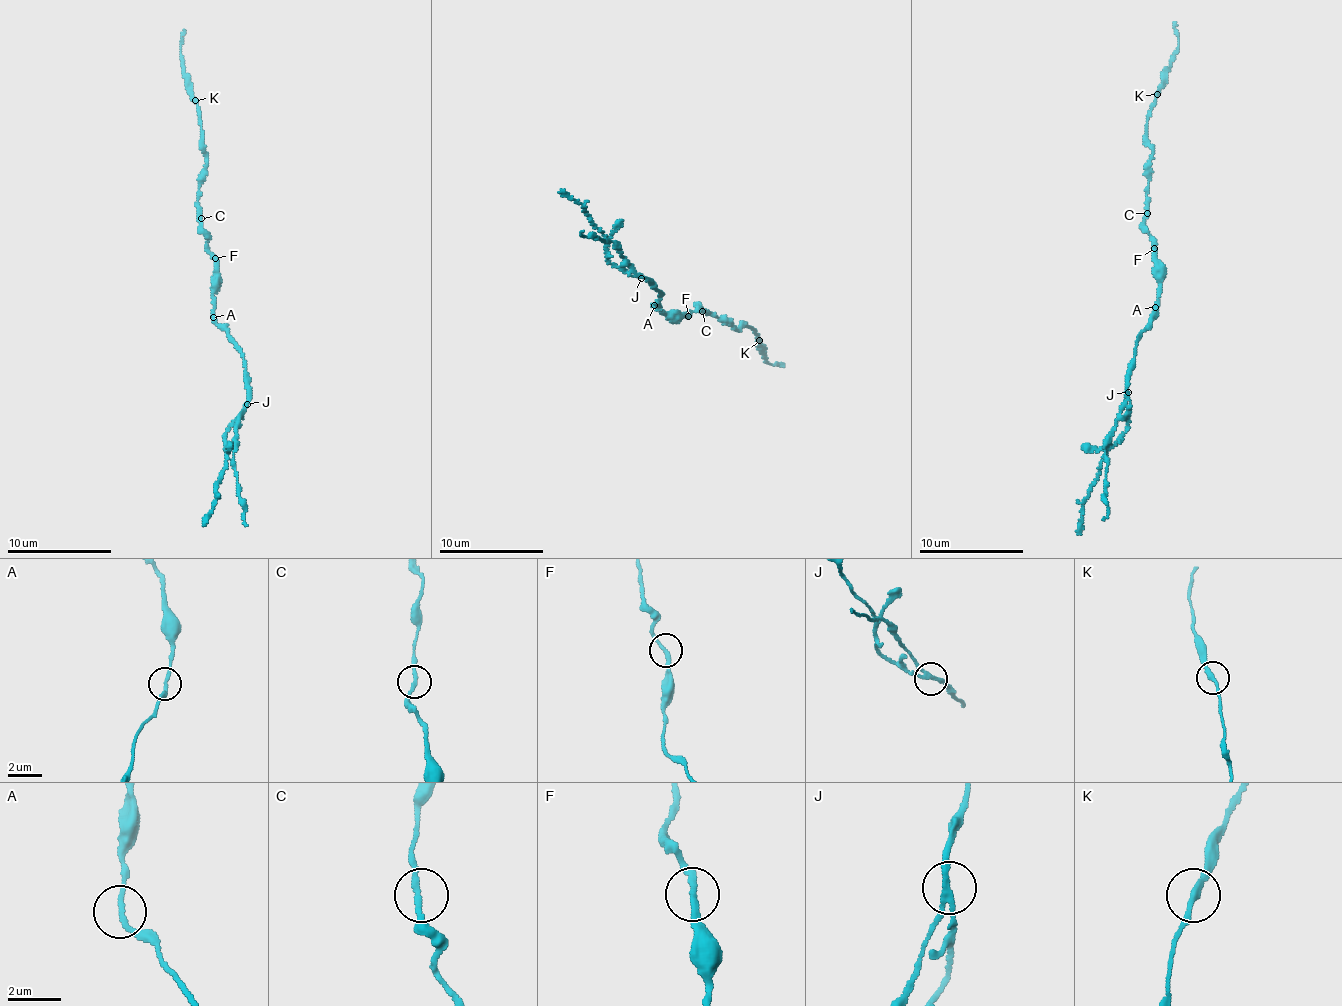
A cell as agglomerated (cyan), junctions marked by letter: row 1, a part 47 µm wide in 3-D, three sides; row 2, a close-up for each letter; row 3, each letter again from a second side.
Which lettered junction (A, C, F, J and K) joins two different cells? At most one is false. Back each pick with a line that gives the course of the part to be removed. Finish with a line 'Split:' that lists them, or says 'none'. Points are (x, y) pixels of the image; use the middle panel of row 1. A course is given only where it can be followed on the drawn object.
J: Course of the part to remove: (642, 277), (630, 275), (607, 260), (604, 235), (584, 207), (560, 189)
Split: J

